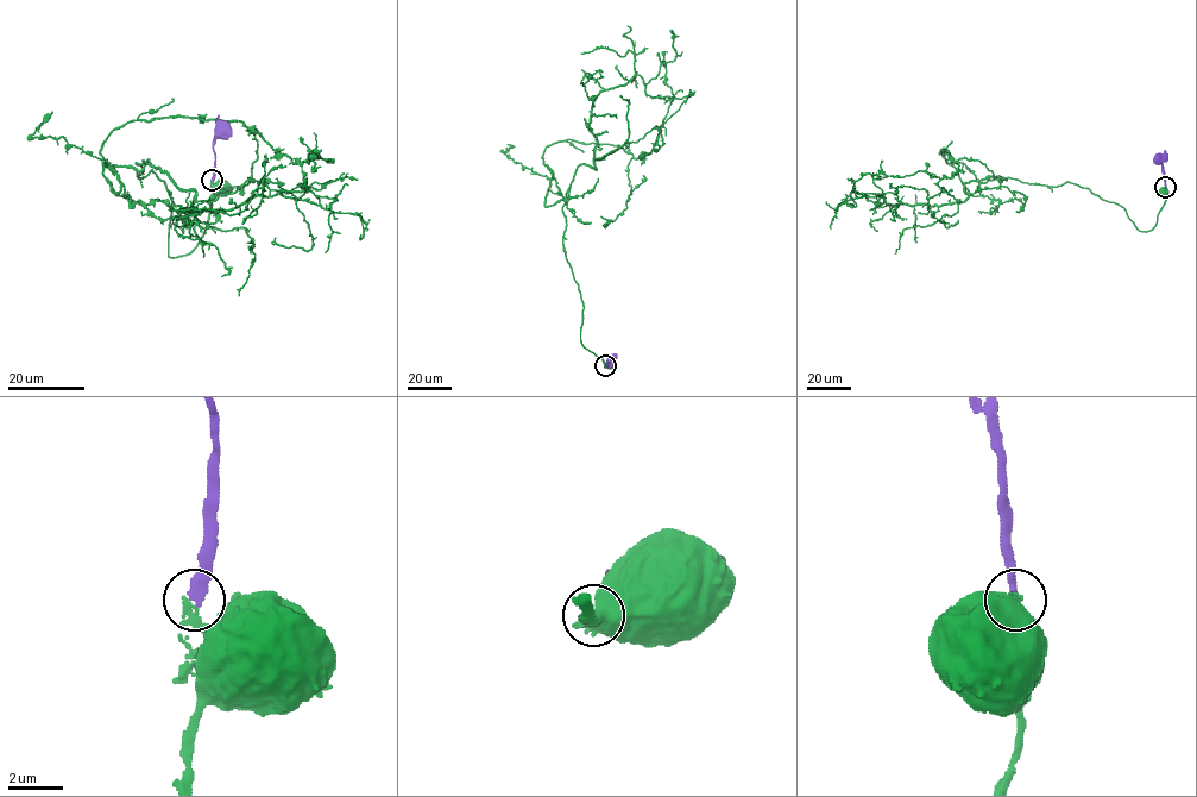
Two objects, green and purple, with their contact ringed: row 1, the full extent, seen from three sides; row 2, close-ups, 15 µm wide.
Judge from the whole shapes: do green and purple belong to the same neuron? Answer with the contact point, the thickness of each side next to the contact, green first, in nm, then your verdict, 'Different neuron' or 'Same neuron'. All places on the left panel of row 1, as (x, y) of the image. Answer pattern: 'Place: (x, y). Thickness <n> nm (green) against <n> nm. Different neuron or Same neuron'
Place: (212, 180). Thickness 170 nm (green) against 340 nm. Different neuron

